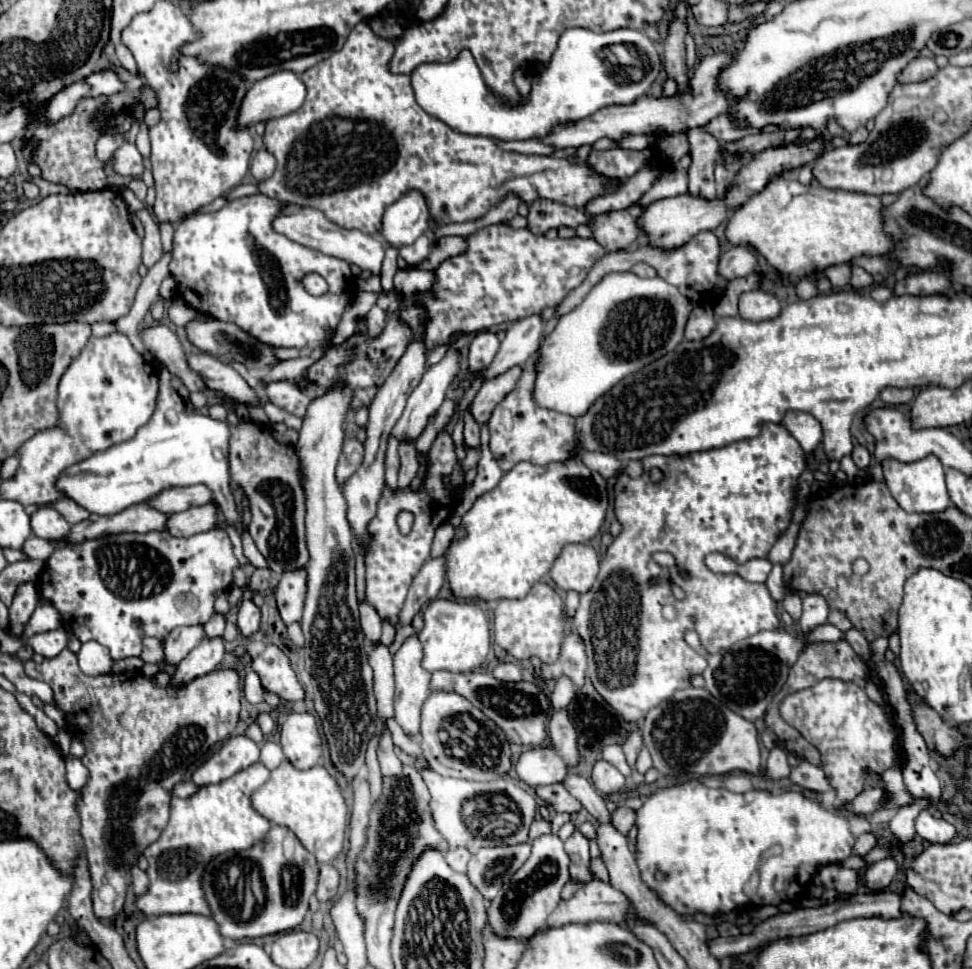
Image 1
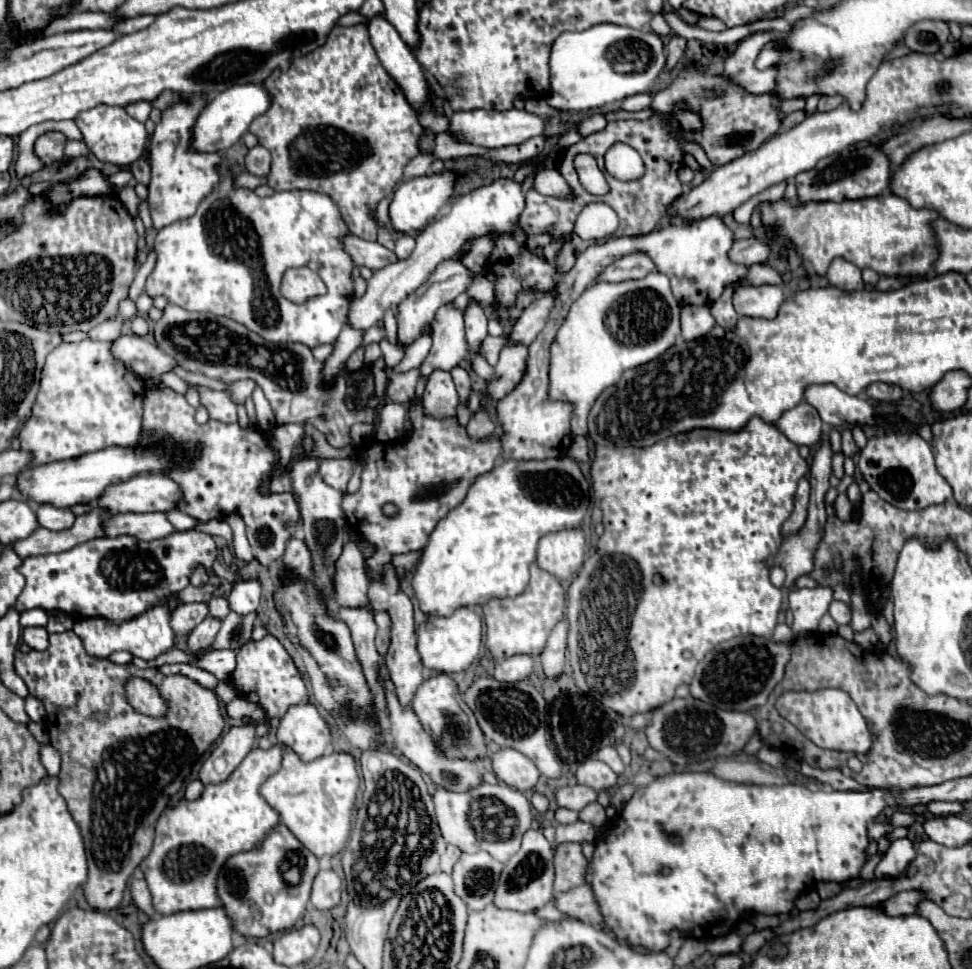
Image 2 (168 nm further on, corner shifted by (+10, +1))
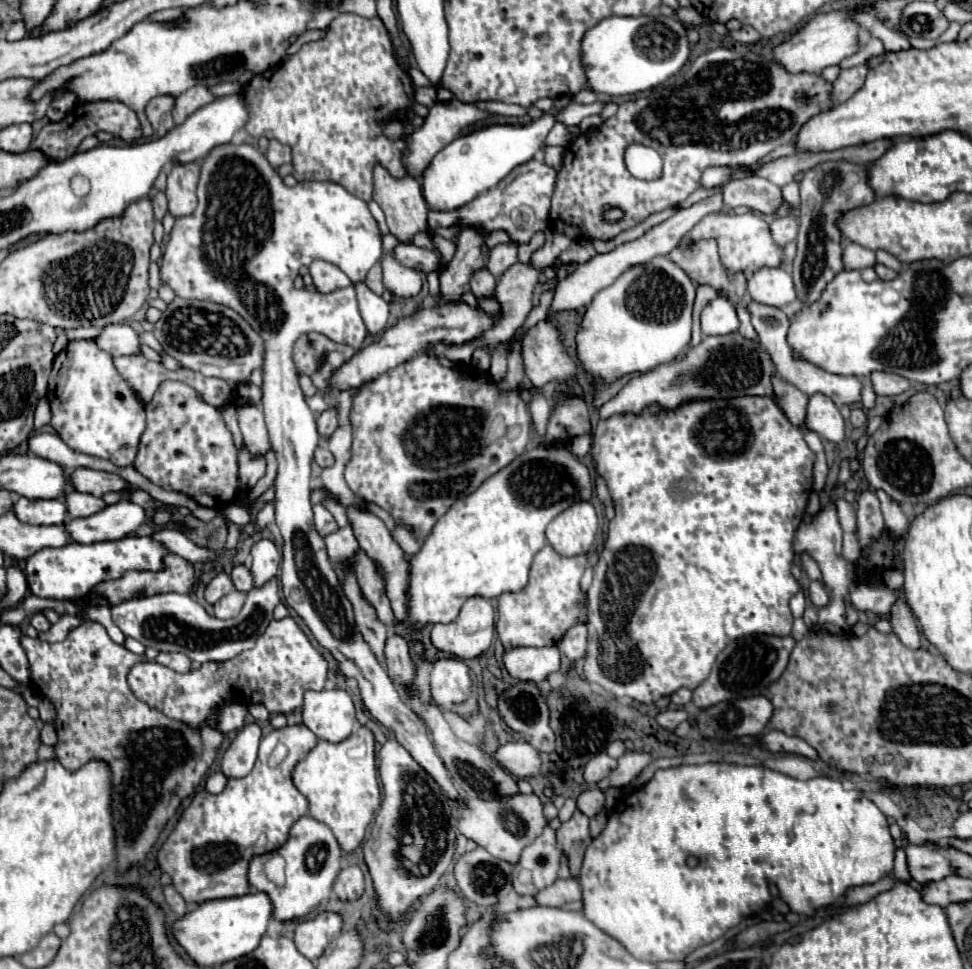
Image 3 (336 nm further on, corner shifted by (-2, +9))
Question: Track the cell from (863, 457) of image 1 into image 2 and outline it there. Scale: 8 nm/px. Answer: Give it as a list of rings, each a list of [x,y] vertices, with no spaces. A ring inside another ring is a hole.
[[[842,430],[842,454],[846,458],[854,458],[858,452],[858,446],[854,444],[854,438],[852,438],[852,432],[850,430]]]

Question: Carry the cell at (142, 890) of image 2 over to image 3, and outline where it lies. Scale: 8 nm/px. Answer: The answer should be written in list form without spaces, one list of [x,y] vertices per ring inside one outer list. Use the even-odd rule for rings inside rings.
[[[166,886],[166,888],[164,888],[164,896],[166,896],[168,906],[170,906],[170,908],[180,916],[180,918],[188,912],[188,906],[186,906],[184,898],[176,892],[176,888],[174,888],[174,886]]]

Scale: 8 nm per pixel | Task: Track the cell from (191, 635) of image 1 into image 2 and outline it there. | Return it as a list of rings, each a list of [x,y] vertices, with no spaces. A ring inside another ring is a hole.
[[[200,602],[184,604],[184,606],[178,606],[172,612],[170,626],[172,626],[176,636],[184,636],[184,634],[192,632],[206,616],[208,616],[208,606],[206,604],[200,604]]]

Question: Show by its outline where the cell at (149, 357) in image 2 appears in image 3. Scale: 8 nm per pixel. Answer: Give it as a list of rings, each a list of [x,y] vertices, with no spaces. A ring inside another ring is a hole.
[[[108,324],[94,338],[96,346],[112,356],[140,354],[140,336],[128,324]]]

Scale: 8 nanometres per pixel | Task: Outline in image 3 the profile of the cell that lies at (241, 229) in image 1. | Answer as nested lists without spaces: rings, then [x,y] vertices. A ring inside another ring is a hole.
[[[220,144],[220,146],[216,146],[216,148],[212,148],[210,150],[210,154],[202,160],[202,166],[200,166],[200,182],[198,182],[198,208],[190,214],[190,216],[184,216],[184,218],[176,218],[176,224],[174,224],[174,230],[172,230],[172,234],[170,234],[170,240],[168,240],[168,244],[166,244],[166,250],[164,250],[164,256],[162,256],[162,264],[160,264],[160,278],[162,278],[162,282],[164,284],[168,284],[174,292],[176,292],[176,296],[180,296],[180,298],[196,298],[196,300],[210,300],[210,302],[216,302],[216,304],[222,304],[222,306],[228,306],[228,308],[232,308],[232,310],[236,310],[260,336],[262,336],[262,340],[264,340],[264,362],[262,362],[262,404],[264,404],[264,418],[266,418],[266,426],[268,426],[268,434],[270,434],[270,444],[272,444],[272,450],[276,452],[276,458],[278,458],[278,478],[276,478],[276,524],[278,524],[278,528],[280,528],[280,532],[282,532],[282,538],[284,538],[284,560],[282,560],[282,574],[280,574],[280,582],[282,582],[282,590],[284,590],[284,598],[286,598],[286,604],[290,606],[290,608],[294,608],[302,618],[304,618],[304,622],[308,624],[308,628],[312,630],[312,634],[316,636],[316,640],[326,648],[326,650],[330,650],[332,654],[334,654],[334,658],[338,660],[338,664],[340,664],[340,672],[344,674],[344,676],[352,676],[352,678],[356,678],[358,680],[358,688],[360,688],[360,696],[362,696],[362,700],[364,700],[364,706],[370,710],[370,714],[380,722],[380,724],[384,724],[394,736],[396,736],[396,740],[410,752],[410,756],[436,780],[436,784],[442,788],[442,792],[450,798],[450,800],[456,800],[456,802],[464,802],[464,796],[460,794],[460,790],[456,788],[456,784],[452,782],[452,778],[450,778],[450,774],[448,774],[448,770],[446,770],[446,766],[444,766],[444,762],[442,762],[442,758],[438,756],[438,752],[436,752],[436,748],[434,748],[434,744],[432,744],[432,740],[428,738],[428,734],[426,734],[426,728],[424,728],[424,724],[422,724],[422,720],[412,712],[412,708],[406,704],[406,700],[400,696],[400,692],[396,690],[396,686],[392,684],[392,680],[388,678],[388,674],[386,674],[386,670],[384,670],[384,666],[374,658],[374,654],[368,650],[368,644],[364,642],[364,638],[360,638],[360,630],[356,630],[356,622],[354,622],[354,618],[352,618],[352,606],[348,606],[348,600],[344,598],[344,592],[340,590],[340,580],[338,580],[338,576],[336,576],[336,570],[334,570],[334,566],[332,566],[332,562],[328,560],[328,554],[326,554],[326,550],[324,550],[324,540],[322,540],[322,536],[316,532],[316,528],[314,528],[314,520],[312,520],[312,504],[310,504],[310,492],[312,492],[312,486],[310,486],[310,462],[312,462],[312,456],[314,456],[314,450],[316,450],[316,446],[318,446],[318,440],[320,440],[320,436],[318,436],[318,430],[316,430],[316,416],[310,412],[310,408],[306,406],[306,402],[304,402],[304,394],[302,394],[302,388],[300,388],[300,384],[298,384],[298,374],[296,374],[296,366],[294,366],[294,360],[292,360],[292,346],[294,346],[294,342],[296,342],[296,338],[298,336],[302,336],[302,334],[308,334],[308,332],[320,332],[320,334],[324,334],[324,336],[328,336],[328,338],[332,338],[332,342],[338,342],[338,344],[348,344],[348,346],[352,346],[352,348],[360,348],[362,346],[362,342],[364,342],[364,336],[366,336],[366,326],[364,326],[364,322],[362,322],[362,316],[360,316],[360,312],[358,312],[358,302],[356,302],[356,292],[354,292],[354,286],[348,286],[348,288],[342,288],[342,290],[334,290],[332,294],[316,294],[316,292],[308,292],[308,290],[296,290],[294,288],[294,278],[298,276],[298,272],[300,272],[300,268],[302,266],[306,266],[306,264],[310,264],[312,260],[326,260],[326,262],[330,262],[330,264],[334,264],[334,266],[338,266],[340,270],[344,270],[344,274],[348,274],[348,278],[352,278],[352,282],[360,282],[360,280],[364,280],[366,278],[366,274],[368,274],[368,270],[380,260],[380,256],[382,256],[382,236],[380,236],[380,230],[378,230],[378,226],[376,226],[376,220],[372,218],[372,214],[370,214],[370,210],[368,210],[368,206],[366,206],[366,202],[364,200],[360,200],[360,198],[356,198],[356,196],[352,196],[352,194],[348,194],[348,190],[344,190],[342,186],[336,186],[334,182],[298,182],[296,186],[286,186],[284,182],[282,182],[282,178],[278,176],[278,172],[270,166],[270,162],[266,160],[266,156],[258,150],[258,148],[254,148],[254,146],[250,146],[250,144]],[[216,258],[222,258],[220,260],[220,264],[238,264],[238,294],[236,294],[236,290],[234,290],[234,286],[232,284],[228,284],[228,282],[232,282],[232,276],[224,276],[218,268],[216,268]]]

